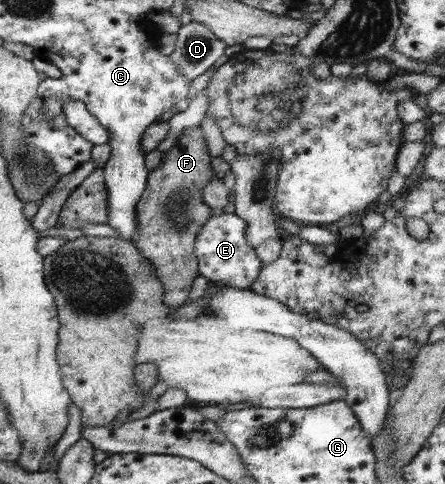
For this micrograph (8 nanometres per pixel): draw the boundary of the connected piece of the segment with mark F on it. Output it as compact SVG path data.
M198 127L185 129L176 144L162 153L162 163L148 174L146 190L136 204L136 236L132 242L156 270L157 278L164 284L164 304L178 308L188 300L192 282L198 276L198 258L194 254L194 241L204 222L212 217L211 208L203 199L202 191L210 179L220 179L213 170L212 156L208 154L206 140Z

